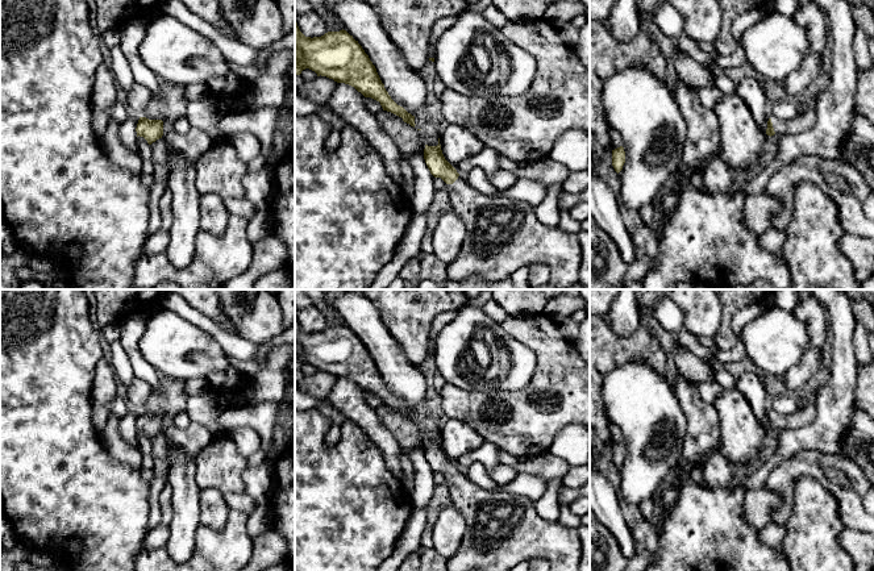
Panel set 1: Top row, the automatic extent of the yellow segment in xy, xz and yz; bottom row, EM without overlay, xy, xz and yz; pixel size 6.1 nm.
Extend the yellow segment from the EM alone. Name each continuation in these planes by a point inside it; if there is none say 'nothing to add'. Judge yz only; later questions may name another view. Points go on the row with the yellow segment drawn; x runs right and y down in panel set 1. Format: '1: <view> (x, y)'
1: yz (804, 121)

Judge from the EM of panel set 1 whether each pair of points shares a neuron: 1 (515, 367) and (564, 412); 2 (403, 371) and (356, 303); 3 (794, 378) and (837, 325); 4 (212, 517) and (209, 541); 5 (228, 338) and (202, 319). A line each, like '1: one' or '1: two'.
1: two
2: one
3: two
4: two
5: one

